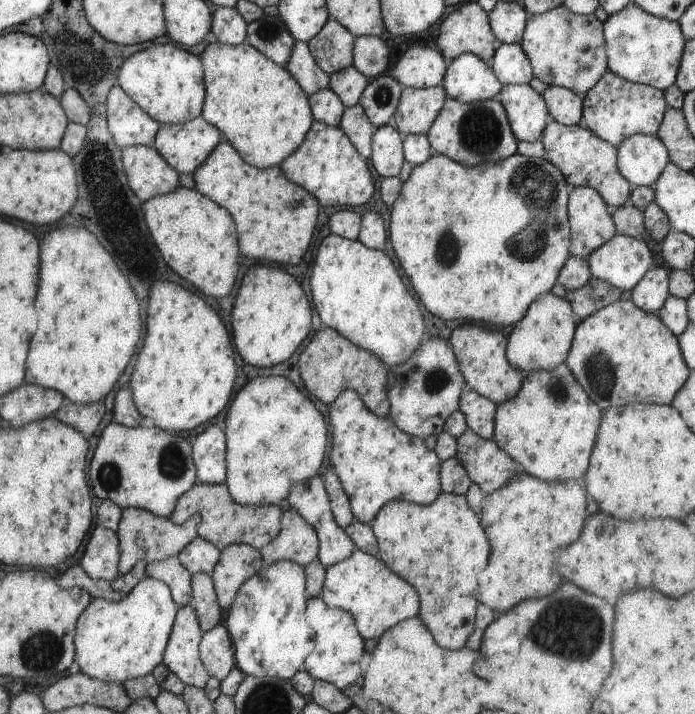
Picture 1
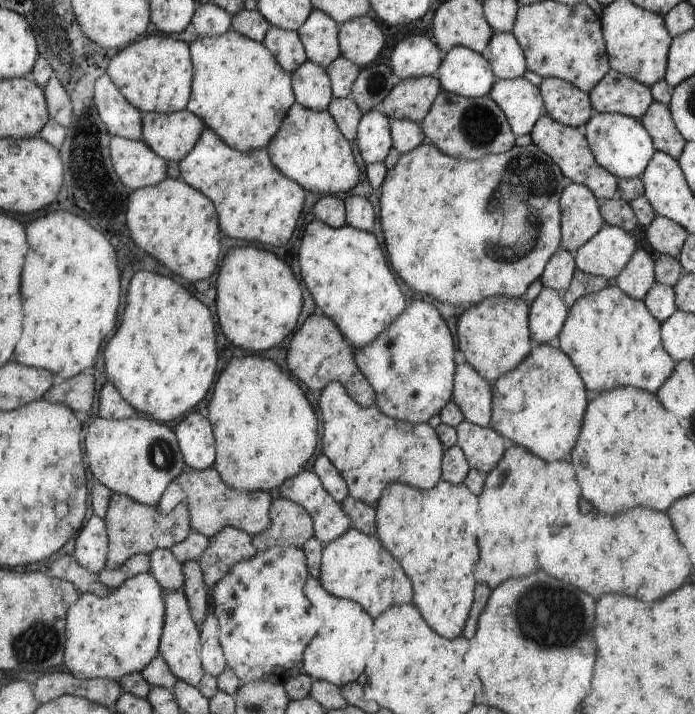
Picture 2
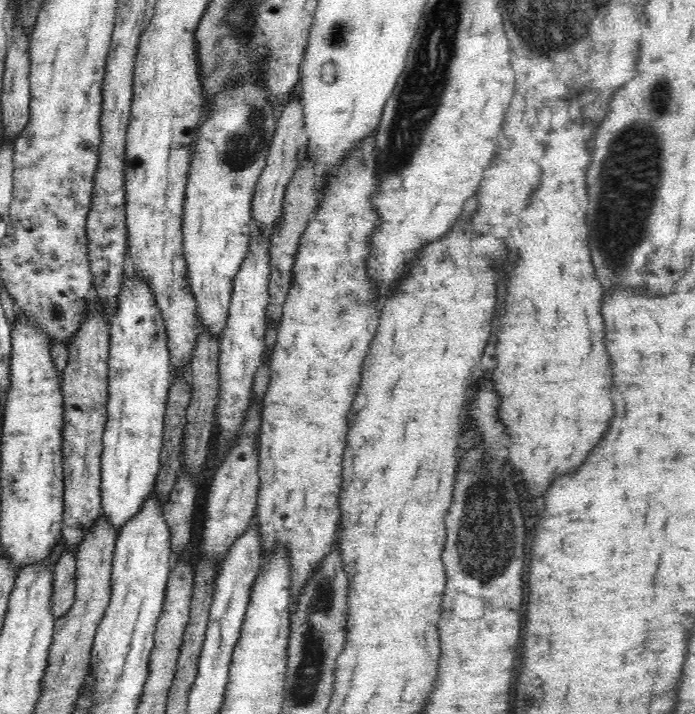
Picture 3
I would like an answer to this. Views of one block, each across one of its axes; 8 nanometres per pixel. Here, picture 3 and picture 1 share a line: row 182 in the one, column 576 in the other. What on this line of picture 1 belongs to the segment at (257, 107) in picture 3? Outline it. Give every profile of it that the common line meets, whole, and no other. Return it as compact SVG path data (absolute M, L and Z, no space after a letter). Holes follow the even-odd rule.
M573 187L568 214L572 214L572 256L587 258L614 237L617 228L608 206L592 187Z

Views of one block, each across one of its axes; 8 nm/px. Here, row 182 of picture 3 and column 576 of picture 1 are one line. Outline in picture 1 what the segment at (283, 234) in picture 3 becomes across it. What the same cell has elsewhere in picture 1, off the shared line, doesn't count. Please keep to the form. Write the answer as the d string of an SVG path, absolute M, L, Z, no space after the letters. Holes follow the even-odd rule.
M592 275L588 284L574 290L566 290L566 298L574 307L574 312L584 320L610 303L618 302L621 293L611 282Z

